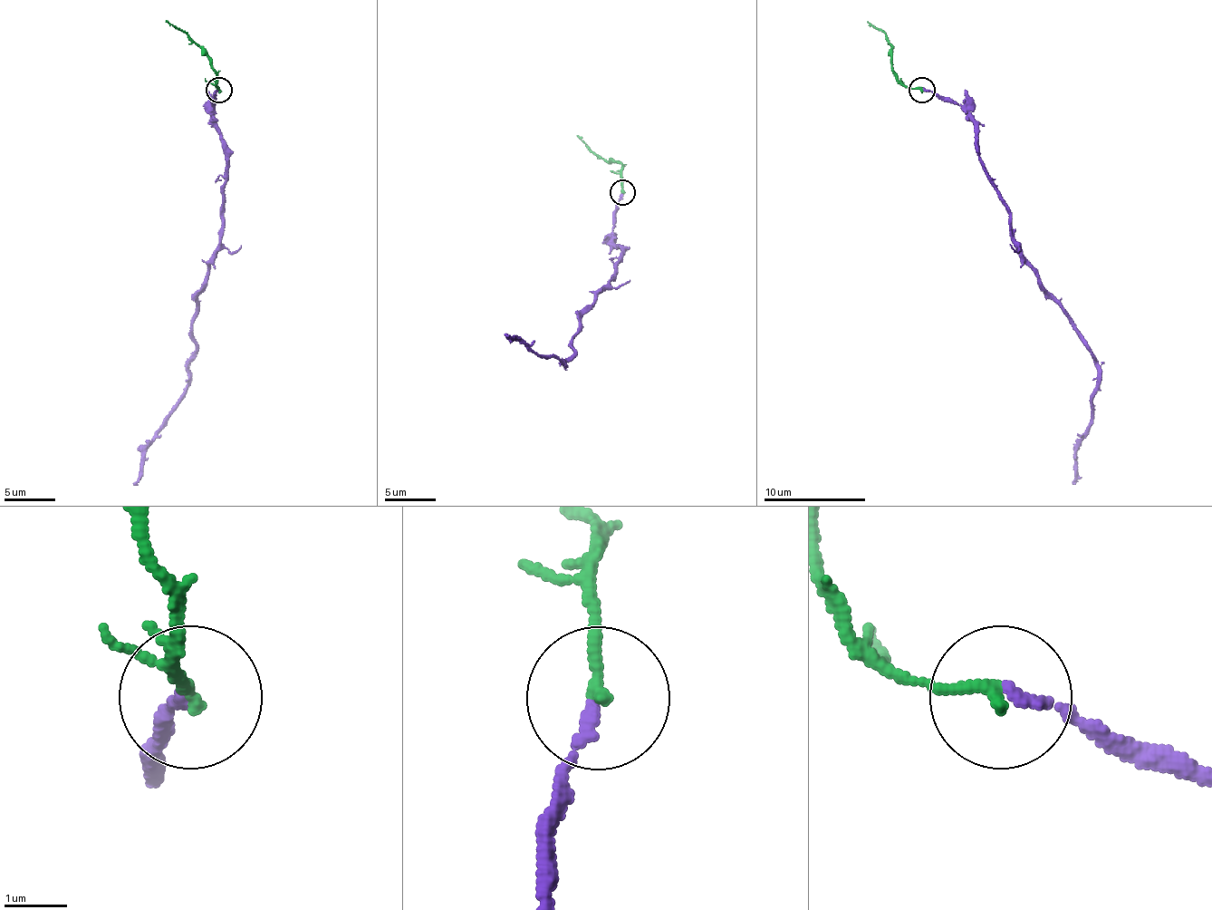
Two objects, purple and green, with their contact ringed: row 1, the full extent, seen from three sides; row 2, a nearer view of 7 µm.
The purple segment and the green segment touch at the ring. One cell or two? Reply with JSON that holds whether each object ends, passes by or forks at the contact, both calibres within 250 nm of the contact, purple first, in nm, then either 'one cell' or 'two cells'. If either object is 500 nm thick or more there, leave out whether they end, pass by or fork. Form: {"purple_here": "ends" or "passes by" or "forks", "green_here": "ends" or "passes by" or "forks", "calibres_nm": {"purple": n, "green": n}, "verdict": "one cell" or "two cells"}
{"purple_here": "ends", "green_here": "ends", "calibres_nm": {"purple": 170, "green": 200}, "verdict": "one cell"}

